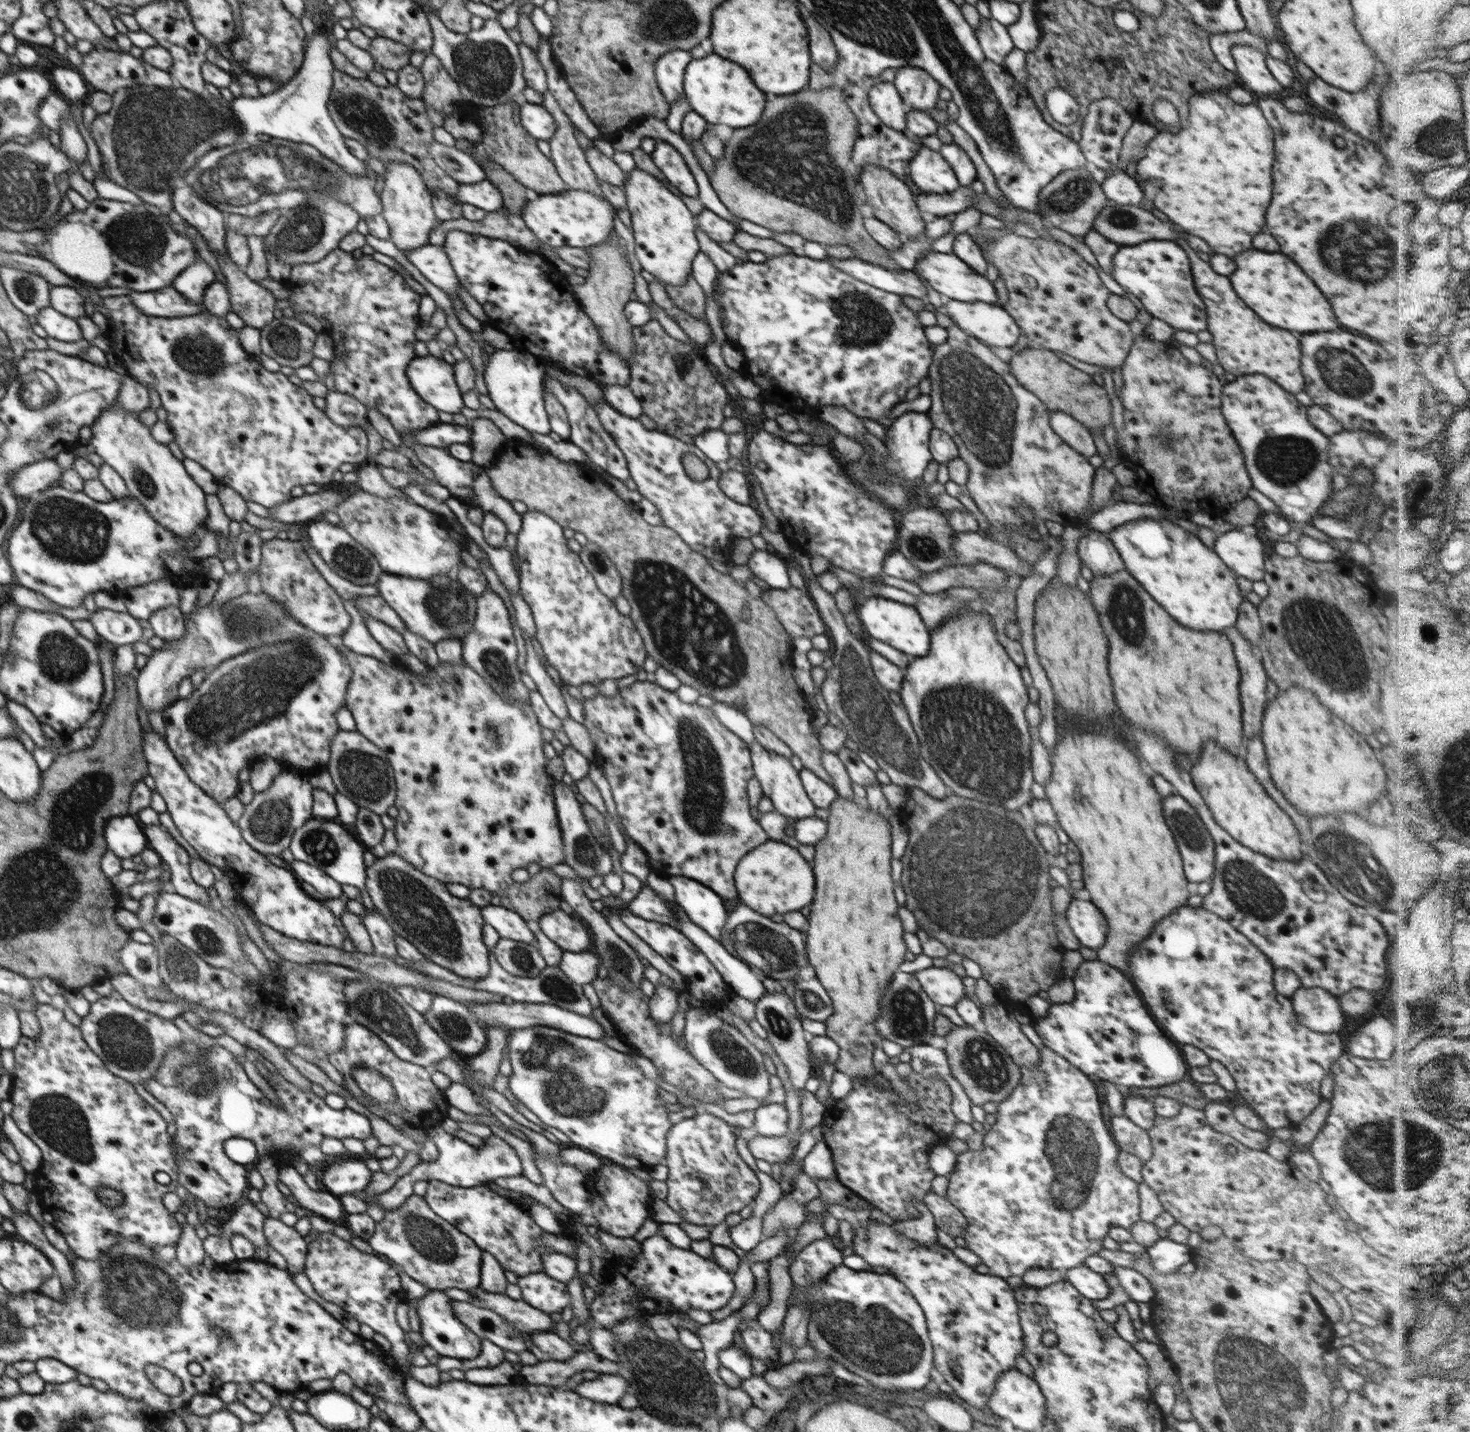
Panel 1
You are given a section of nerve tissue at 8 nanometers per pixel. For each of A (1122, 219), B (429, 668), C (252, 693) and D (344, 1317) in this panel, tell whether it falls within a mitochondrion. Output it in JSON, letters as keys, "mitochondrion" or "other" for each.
{"A":"mitochondrion","B":"other","C":"mitochondrion","D":"other"}

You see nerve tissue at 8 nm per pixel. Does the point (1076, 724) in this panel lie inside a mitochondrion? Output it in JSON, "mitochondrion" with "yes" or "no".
{"mitochondrion":"no"}

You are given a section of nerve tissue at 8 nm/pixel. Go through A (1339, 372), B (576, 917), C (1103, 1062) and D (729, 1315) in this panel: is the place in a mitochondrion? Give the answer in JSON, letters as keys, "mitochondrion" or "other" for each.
{"A":"mitochondrion","B":"other","C":"other","D":"other"}

